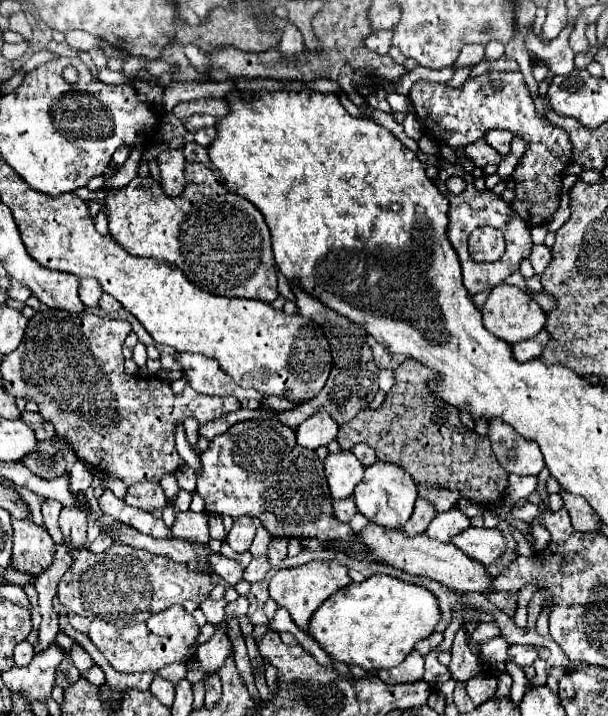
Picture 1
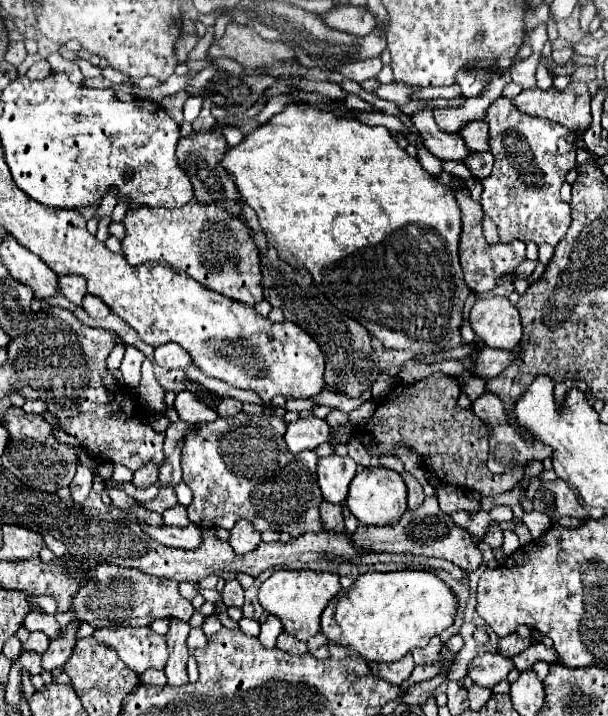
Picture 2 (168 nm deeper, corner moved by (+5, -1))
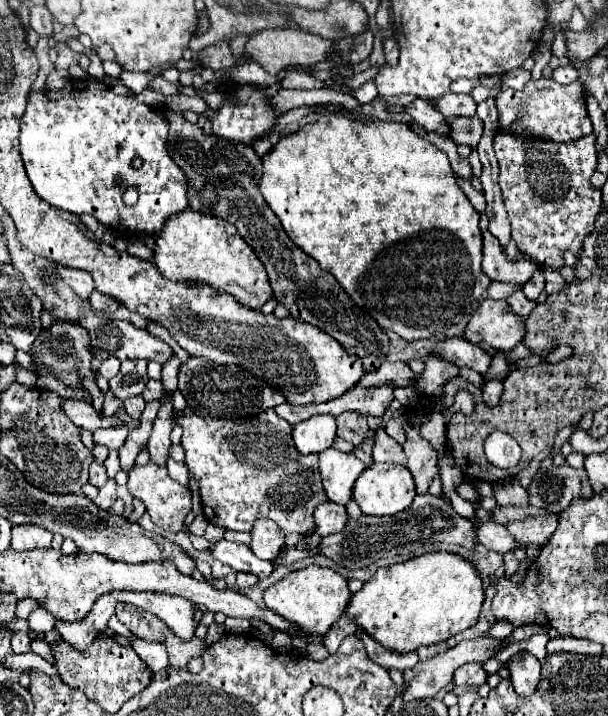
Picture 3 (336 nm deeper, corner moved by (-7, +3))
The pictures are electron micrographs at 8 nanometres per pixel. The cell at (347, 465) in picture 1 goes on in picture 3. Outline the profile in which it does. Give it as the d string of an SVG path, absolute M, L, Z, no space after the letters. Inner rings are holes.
M336 448L320 452L320 472L328 500L336 504L348 504L352 500L354 482L364 468L364 462L354 454L344 454Z

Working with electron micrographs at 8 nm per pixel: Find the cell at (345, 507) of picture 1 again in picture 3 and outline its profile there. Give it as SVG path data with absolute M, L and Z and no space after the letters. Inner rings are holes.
M324 502L314 510L314 520L316 520L316 534L324 538L332 532L340 532L340 528L348 524L348 512L346 506L340 506L336 502Z

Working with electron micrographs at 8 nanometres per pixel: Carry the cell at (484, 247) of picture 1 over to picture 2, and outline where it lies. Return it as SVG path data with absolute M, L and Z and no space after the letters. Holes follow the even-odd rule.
M498 98L486 112L486 122L490 124L488 146L494 156L494 168L488 178L482 180L482 208L500 230L502 242L522 240L524 244L558 244L570 226L570 204L562 202L560 186L566 174L576 166L576 132L568 132L556 122L546 122L512 108L510 98Z

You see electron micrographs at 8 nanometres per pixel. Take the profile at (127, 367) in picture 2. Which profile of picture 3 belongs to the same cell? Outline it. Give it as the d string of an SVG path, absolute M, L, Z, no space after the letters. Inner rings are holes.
M124 360L120 366L120 372L116 374L118 386L114 386L114 378L110 378L110 382L108 382L114 396L118 396L120 400L126 400L130 396L142 394L144 386L148 382L146 366L148 366L148 360Z

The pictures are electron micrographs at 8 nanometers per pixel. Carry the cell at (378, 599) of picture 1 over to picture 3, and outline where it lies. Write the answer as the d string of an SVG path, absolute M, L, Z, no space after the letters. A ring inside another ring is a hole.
M432 552L402 564L378 568L376 574L368 582L364 582L364 586L358 592L352 594L346 614L356 620L360 630L368 632L368 636L378 644L382 644L384 648L392 652L414 652L420 646L444 642L452 638L456 632L462 632L474 626L482 608L482 602L484 602L482 580L478 578L474 566L456 554Z

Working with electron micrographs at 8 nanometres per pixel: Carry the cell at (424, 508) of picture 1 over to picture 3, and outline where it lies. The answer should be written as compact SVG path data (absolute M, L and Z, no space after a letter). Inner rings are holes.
M406 424L408 440L404 444L404 452L408 456L408 470L414 476L416 492L426 494L432 478L438 474L438 458L434 448L418 434L418 424Z

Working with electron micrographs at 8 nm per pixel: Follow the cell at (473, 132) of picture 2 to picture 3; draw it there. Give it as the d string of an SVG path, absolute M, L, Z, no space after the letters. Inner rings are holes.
M456 116L456 118L446 118L452 132L450 132L450 138L456 142L456 144L466 144L466 146L472 146L476 148L480 136L482 136L482 130L484 130L484 124L482 120L478 120L478 116L474 118L464 118L464 116Z

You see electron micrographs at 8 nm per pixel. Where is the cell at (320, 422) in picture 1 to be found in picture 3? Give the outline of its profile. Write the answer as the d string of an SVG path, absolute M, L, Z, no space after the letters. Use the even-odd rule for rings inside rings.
M328 414L312 416L294 426L292 438L300 454L312 454L312 452L318 454L332 446L336 438L336 418Z

